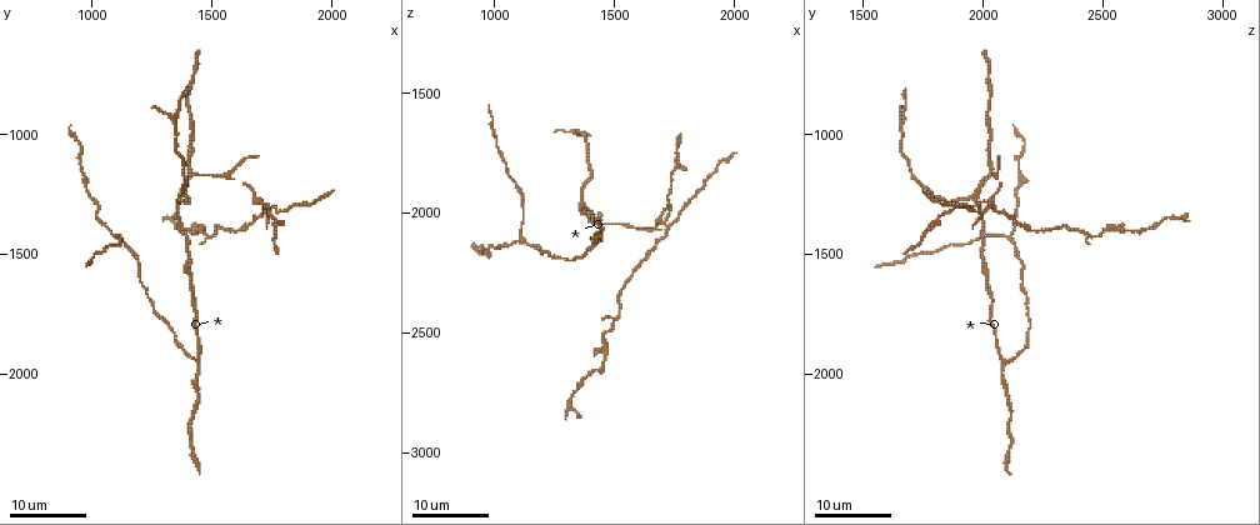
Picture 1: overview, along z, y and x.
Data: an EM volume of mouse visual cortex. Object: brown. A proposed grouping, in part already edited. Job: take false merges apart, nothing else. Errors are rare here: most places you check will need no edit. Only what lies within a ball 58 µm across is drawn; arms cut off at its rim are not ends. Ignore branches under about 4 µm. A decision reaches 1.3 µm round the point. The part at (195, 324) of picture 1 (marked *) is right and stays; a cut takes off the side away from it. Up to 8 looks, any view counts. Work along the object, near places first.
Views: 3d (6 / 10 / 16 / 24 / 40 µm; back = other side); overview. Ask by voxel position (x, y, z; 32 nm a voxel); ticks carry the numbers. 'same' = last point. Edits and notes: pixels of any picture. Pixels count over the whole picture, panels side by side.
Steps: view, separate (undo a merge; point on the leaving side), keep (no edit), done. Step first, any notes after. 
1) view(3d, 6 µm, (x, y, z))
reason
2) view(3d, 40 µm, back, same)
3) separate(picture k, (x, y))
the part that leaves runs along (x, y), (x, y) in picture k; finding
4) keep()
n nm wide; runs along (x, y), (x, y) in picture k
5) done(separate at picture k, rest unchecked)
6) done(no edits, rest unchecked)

view(3d, 16 µm, (1440, 1960, 2090))
three-way junction

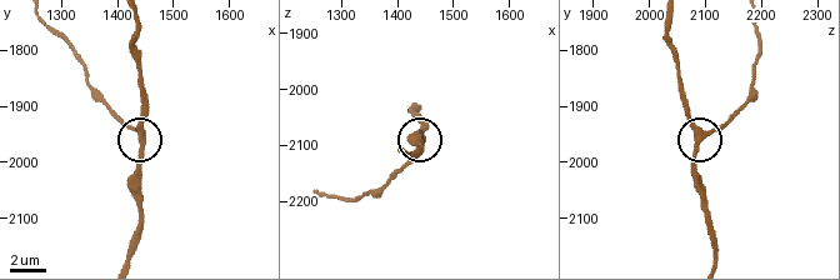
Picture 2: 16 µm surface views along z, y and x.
view(3d, 10 µm, (1440, 1945, 2100))

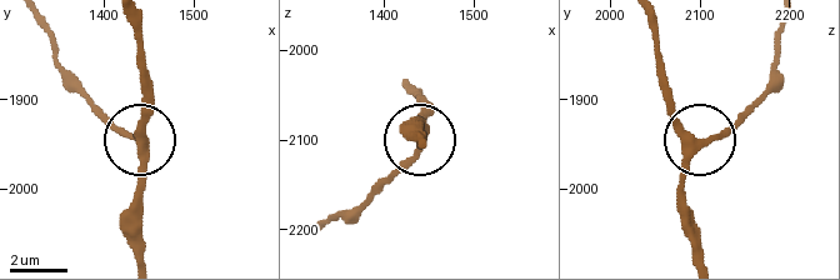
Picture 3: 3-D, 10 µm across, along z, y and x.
keep()
runs along (651, 25), (668, 111), (699, 140), (680, 190), (680, 224) in picture 3; all the same neuron

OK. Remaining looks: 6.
view(3d, 24 µm, (1100, 1430, 2120))
three arms meet

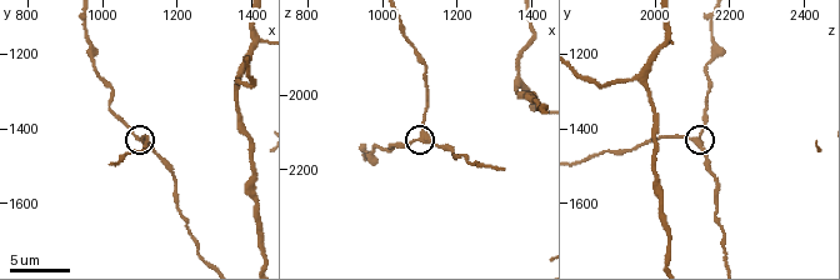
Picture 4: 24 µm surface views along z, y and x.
view(3d, 6 µm, (1110, 1430, 2110))

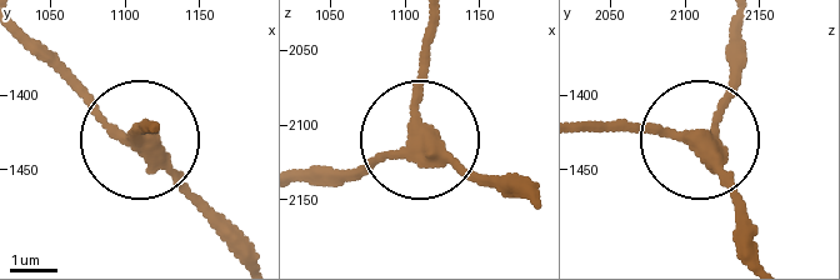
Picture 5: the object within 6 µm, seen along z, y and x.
keep()
290 nm wide; runs along (759, 253), (731, 169), (704, 138), (744, 54) in picture 5; all the same neuron

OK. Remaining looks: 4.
view(3d, 10 µm, (1360, 1260, 1950))
a fork

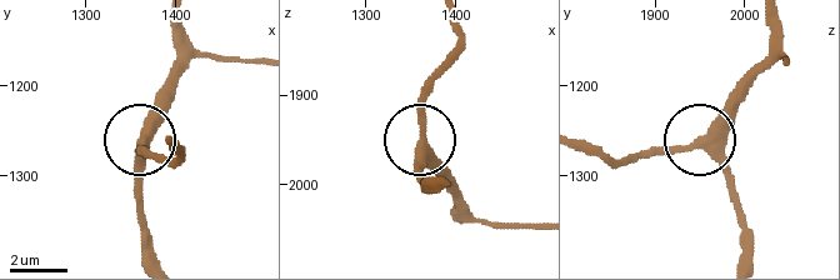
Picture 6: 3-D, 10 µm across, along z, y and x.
keep()
3 arms; runs along (743, 253), (735, 180), (706, 145), (693, 140), (638, 153) in picture 6; all the same neuron

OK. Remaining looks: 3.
view(3d, 6 µm, (1410, 1160, 2030))
branch point

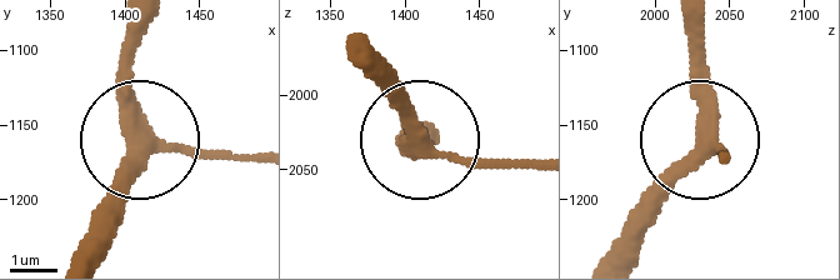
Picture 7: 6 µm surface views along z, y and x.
keep()
3 arms; runs along (80, 250), (136, 130), (136, 23) in picture 7; continuous, no second neuron

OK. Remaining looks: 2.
done(no edits, rest unchecked)

